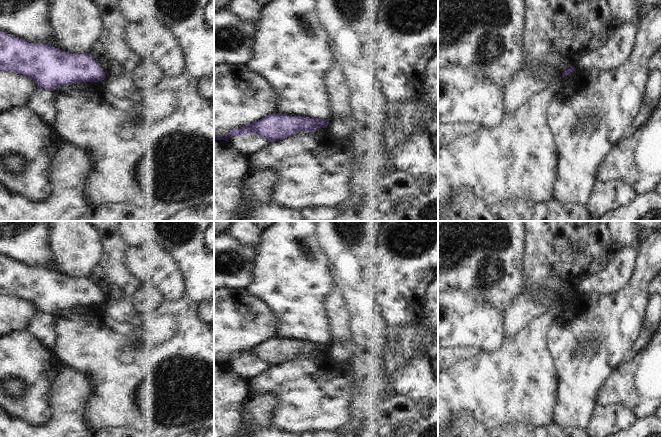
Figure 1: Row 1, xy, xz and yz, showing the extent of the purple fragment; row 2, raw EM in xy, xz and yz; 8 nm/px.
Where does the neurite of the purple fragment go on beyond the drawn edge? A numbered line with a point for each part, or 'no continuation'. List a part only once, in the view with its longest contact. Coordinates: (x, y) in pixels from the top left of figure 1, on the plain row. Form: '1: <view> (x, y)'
no continuation

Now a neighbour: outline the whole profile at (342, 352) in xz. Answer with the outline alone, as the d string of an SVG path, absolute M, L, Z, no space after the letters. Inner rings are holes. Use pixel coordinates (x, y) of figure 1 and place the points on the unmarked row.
M344 342L340 344L329 344L328 354L335 360L345 362L350 360L354 351L353 342Z

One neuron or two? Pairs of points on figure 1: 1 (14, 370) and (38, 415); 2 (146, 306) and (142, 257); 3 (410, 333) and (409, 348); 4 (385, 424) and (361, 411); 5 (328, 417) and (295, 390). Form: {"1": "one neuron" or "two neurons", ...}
{"1": "one neuron", "2": "two neurons", "3": "one neuron", "4": "two neurons", "5": "one neuron"}

